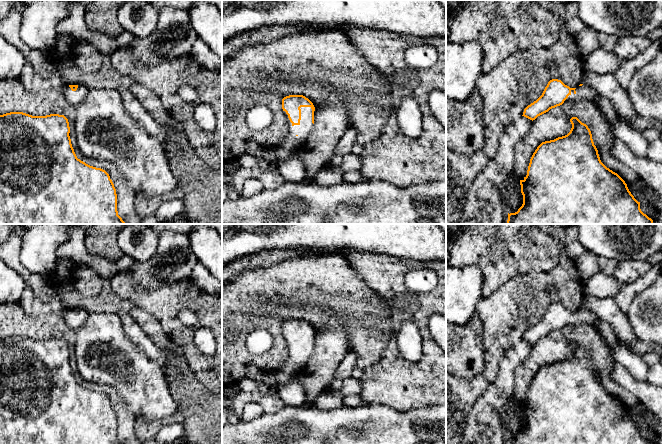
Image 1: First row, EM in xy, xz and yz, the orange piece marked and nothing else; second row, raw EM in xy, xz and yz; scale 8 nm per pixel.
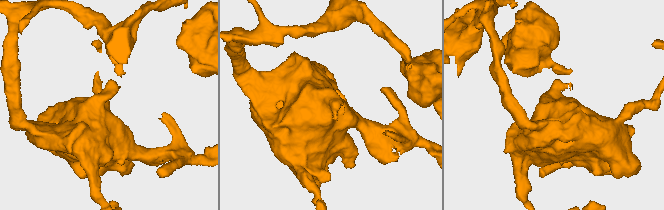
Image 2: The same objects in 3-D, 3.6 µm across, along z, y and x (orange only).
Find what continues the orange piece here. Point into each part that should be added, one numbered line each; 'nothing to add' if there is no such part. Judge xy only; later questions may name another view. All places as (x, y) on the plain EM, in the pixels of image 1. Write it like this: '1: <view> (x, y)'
1: xy (73, 322)

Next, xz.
1: xz (292, 366)

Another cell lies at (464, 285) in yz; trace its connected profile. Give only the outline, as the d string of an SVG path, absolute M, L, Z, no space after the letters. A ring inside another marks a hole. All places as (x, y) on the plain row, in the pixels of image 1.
M478 265L446 266L446 324L467 324L482 297L484 275Z

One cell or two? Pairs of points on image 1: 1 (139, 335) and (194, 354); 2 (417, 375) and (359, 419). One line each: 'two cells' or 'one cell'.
1: two cells
2: two cells

